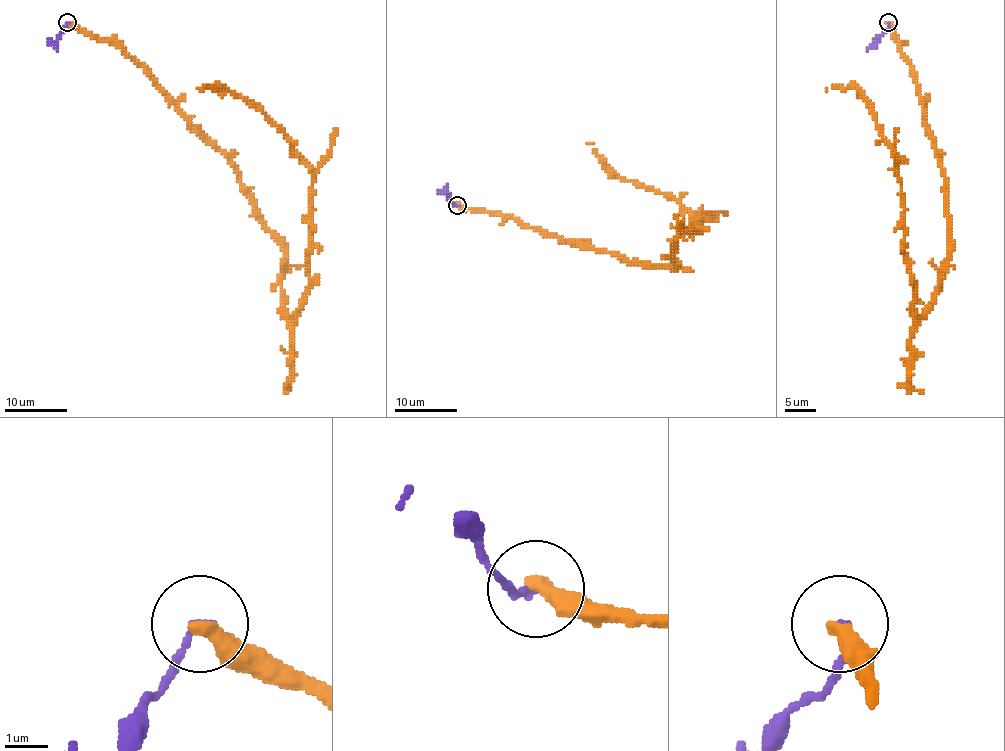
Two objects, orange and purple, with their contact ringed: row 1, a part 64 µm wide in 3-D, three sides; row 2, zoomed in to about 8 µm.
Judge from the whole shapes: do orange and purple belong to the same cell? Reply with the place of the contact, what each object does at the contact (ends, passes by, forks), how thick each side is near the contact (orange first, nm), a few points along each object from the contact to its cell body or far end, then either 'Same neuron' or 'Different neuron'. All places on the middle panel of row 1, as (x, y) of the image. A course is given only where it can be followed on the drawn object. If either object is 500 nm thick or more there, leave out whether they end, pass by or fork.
Place: (457, 205). At the ring orange ends. At the ring purple ends. Thickness 420 nm (orange) against 160 nm. Course of orange: (457, 205), (510, 214), (628, 262), (672, 265), (673, 244), (698, 230), (703, 216), (624, 180), (588, 144). Course of purple: (457, 205), (445, 192), (446, 185). Different neuron

